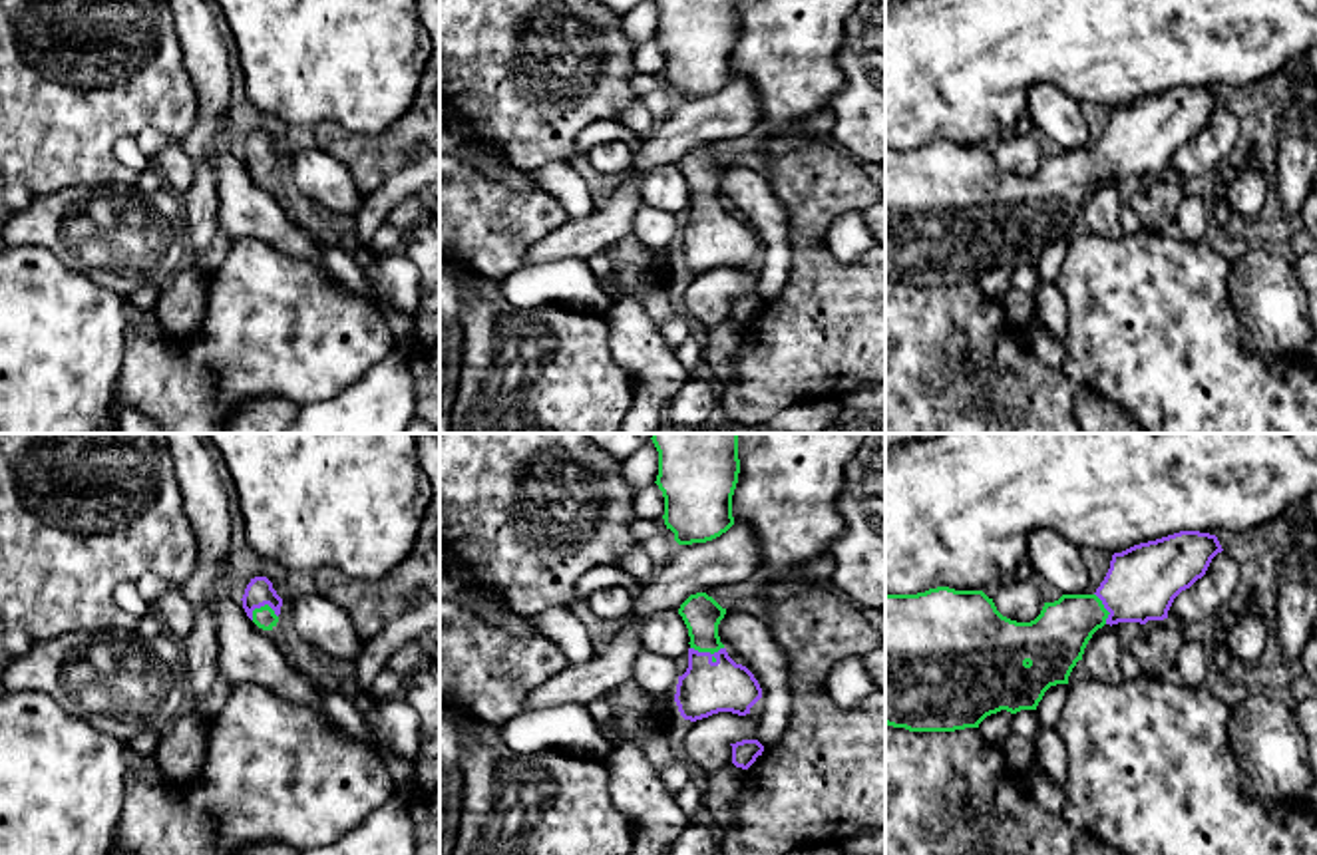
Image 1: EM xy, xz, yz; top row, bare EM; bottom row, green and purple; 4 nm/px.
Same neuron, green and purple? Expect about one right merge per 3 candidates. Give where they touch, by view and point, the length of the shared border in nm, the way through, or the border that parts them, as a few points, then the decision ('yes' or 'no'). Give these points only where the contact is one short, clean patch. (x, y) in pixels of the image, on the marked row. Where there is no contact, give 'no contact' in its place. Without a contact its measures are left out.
contact xz (707, 651); length 140 nm; way xz (701, 613), (707, 651), (705, 688); yes

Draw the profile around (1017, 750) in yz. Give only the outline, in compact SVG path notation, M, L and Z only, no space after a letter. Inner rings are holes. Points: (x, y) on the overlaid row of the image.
M1011 736L1005 746L1003 746L1005 758L1009 766L1017 771L1023 773L1029 764L1031 764L1031 754L1033 754L1033 742L1023 740L1019 736Z

